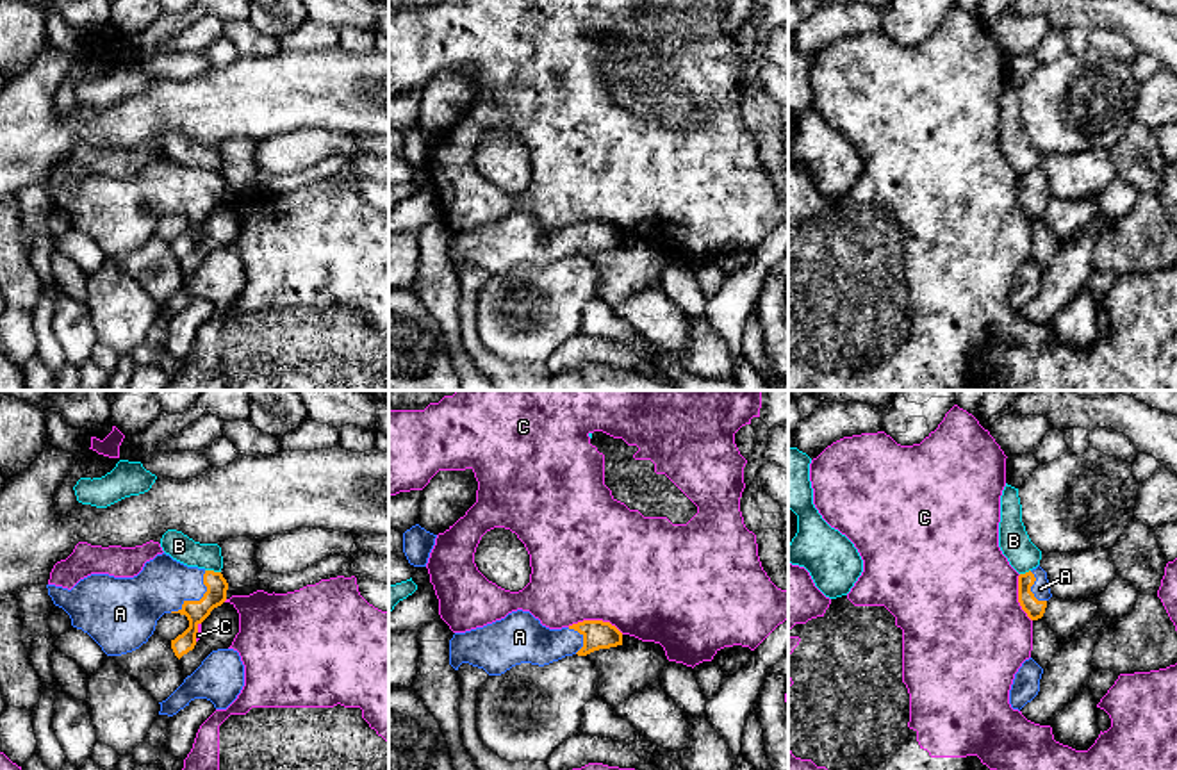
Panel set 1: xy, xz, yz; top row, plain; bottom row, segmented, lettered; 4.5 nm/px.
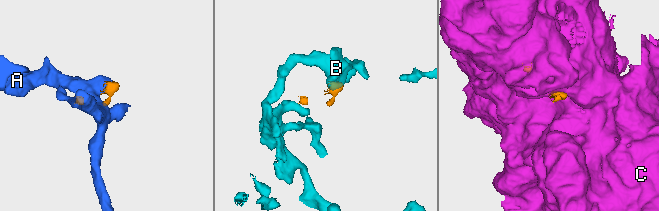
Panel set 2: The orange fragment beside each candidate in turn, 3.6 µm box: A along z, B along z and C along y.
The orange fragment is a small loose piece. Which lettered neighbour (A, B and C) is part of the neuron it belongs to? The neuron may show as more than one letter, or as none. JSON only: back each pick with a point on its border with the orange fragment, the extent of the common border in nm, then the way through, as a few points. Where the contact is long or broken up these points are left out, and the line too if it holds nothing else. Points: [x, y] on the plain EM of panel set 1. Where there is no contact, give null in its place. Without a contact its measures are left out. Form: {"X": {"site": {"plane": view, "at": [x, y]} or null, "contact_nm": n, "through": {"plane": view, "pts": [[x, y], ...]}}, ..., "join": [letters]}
{"A": {"site": {"plane": "xy", "at": [200, 200]}, "contact_nm": 260}, "join": ["A"]}

